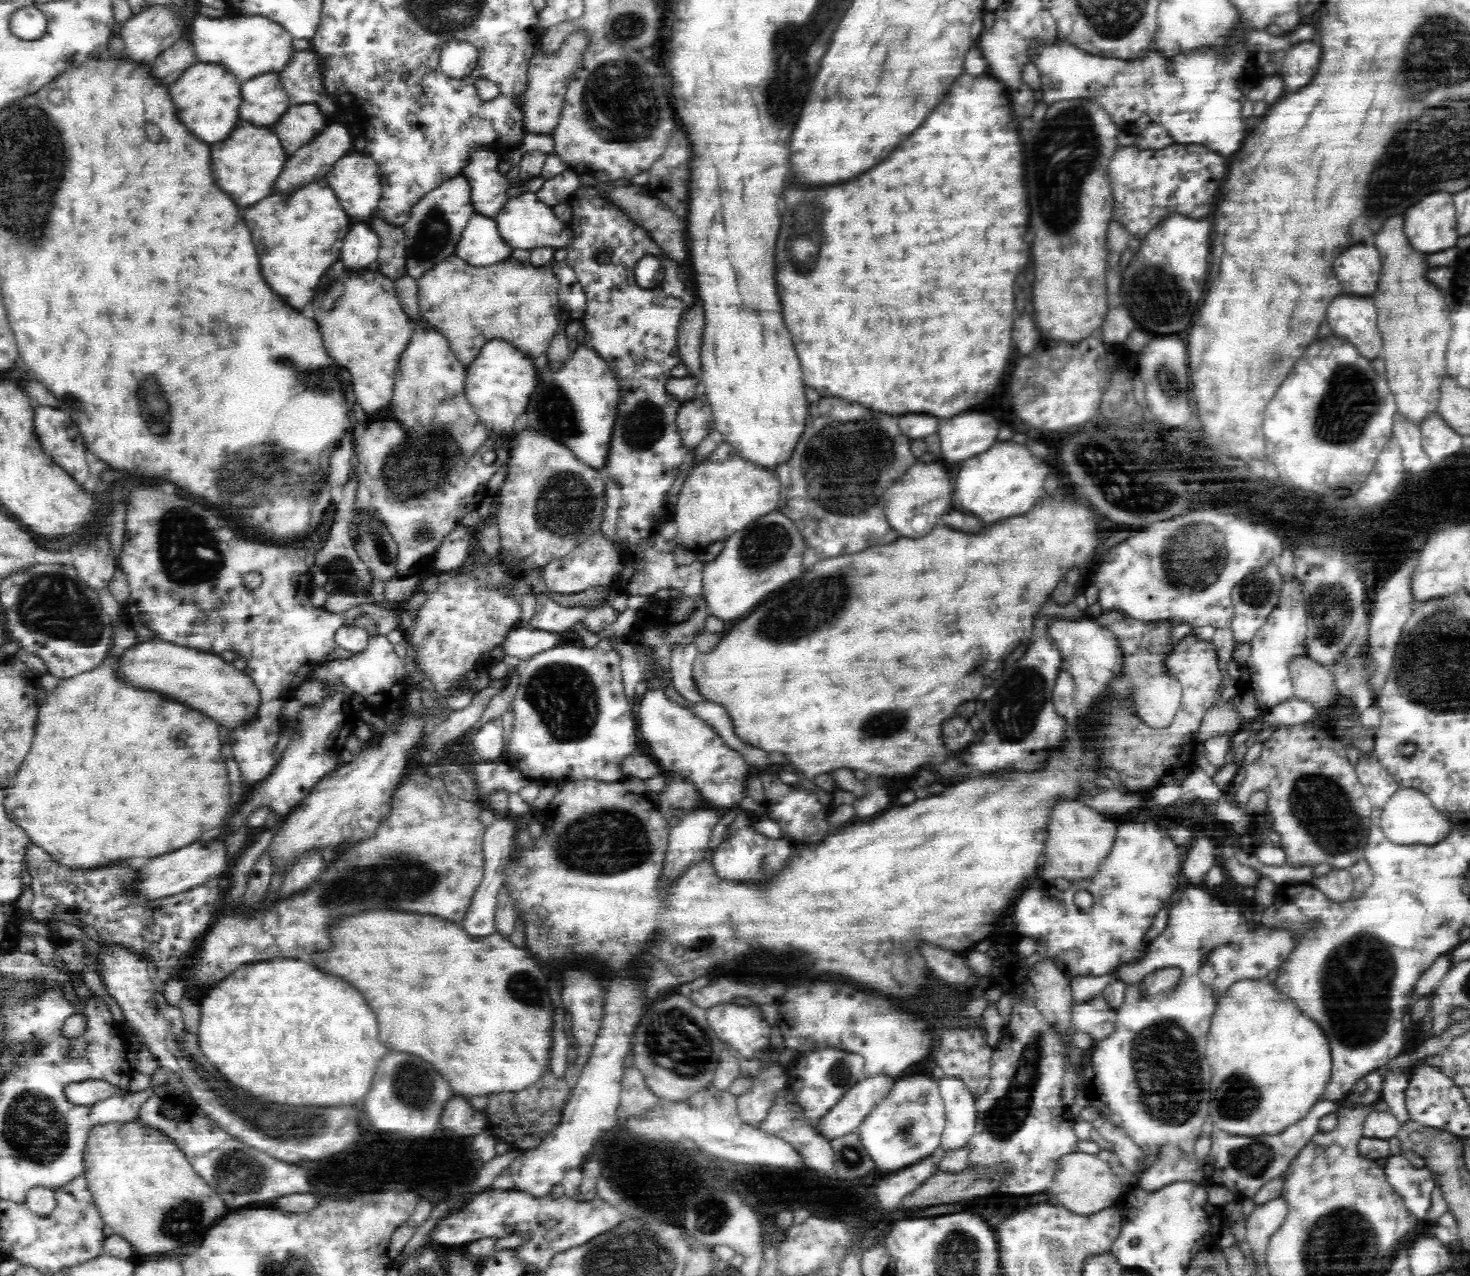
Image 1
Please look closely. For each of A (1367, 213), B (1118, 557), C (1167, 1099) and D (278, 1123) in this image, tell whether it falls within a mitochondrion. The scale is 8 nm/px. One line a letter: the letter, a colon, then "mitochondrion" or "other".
A: mitochondrion
B: other
C: mitochondrion
D: mitochondrion

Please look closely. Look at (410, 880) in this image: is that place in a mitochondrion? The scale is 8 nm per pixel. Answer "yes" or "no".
yes

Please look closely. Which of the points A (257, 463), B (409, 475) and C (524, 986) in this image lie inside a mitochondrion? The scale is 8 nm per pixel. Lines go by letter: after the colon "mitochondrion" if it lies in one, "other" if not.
A: mitochondrion
B: mitochondrion
C: mitochondrion

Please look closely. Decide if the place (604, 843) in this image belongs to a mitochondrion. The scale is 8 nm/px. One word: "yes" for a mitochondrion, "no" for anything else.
yes

